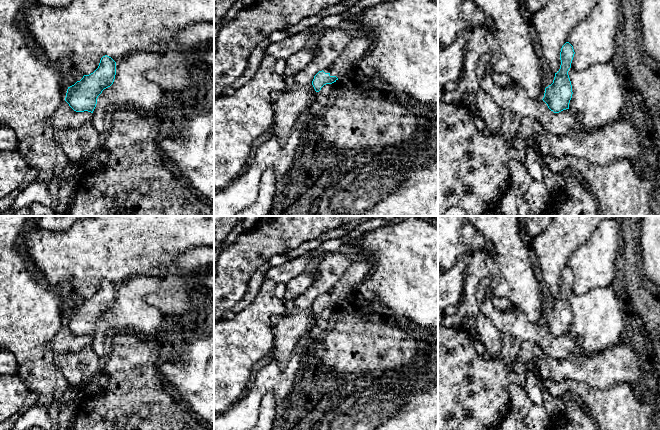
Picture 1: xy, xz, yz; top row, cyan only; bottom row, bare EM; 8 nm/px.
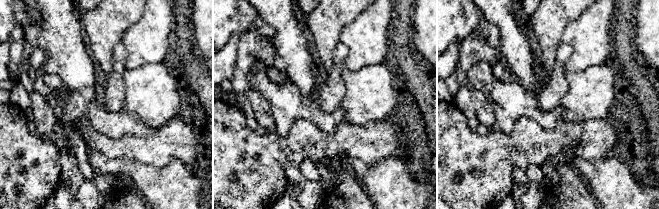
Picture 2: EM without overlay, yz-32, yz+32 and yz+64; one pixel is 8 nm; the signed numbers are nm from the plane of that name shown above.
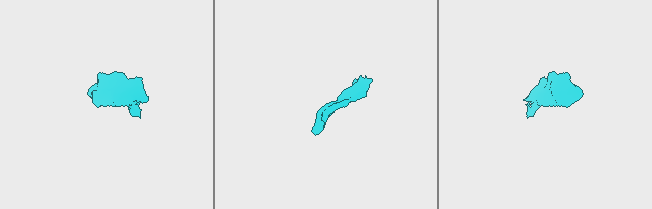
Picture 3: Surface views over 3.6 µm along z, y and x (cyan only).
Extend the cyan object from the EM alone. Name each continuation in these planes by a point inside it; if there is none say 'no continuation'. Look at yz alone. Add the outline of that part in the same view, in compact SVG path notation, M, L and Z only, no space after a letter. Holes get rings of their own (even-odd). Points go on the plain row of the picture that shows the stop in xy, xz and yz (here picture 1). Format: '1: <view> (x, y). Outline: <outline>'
no continuation

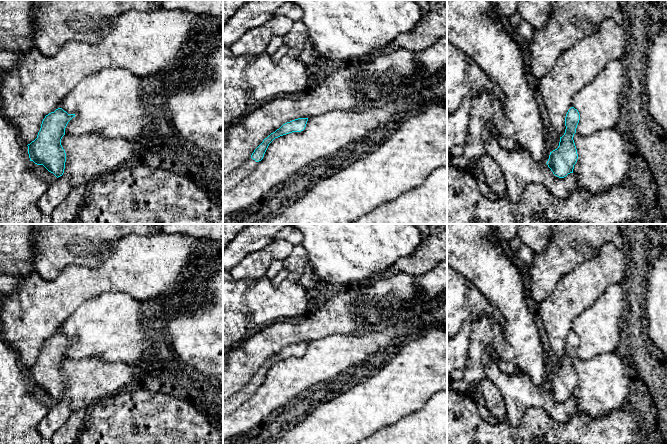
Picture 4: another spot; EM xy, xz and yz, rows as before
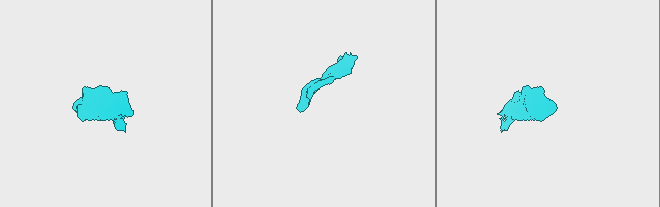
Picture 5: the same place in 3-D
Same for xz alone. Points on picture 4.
1: xz (232, 403). Outline: M249 382L223 402L223 418L234 412L242 403L249 399L257 390L257 386Z

